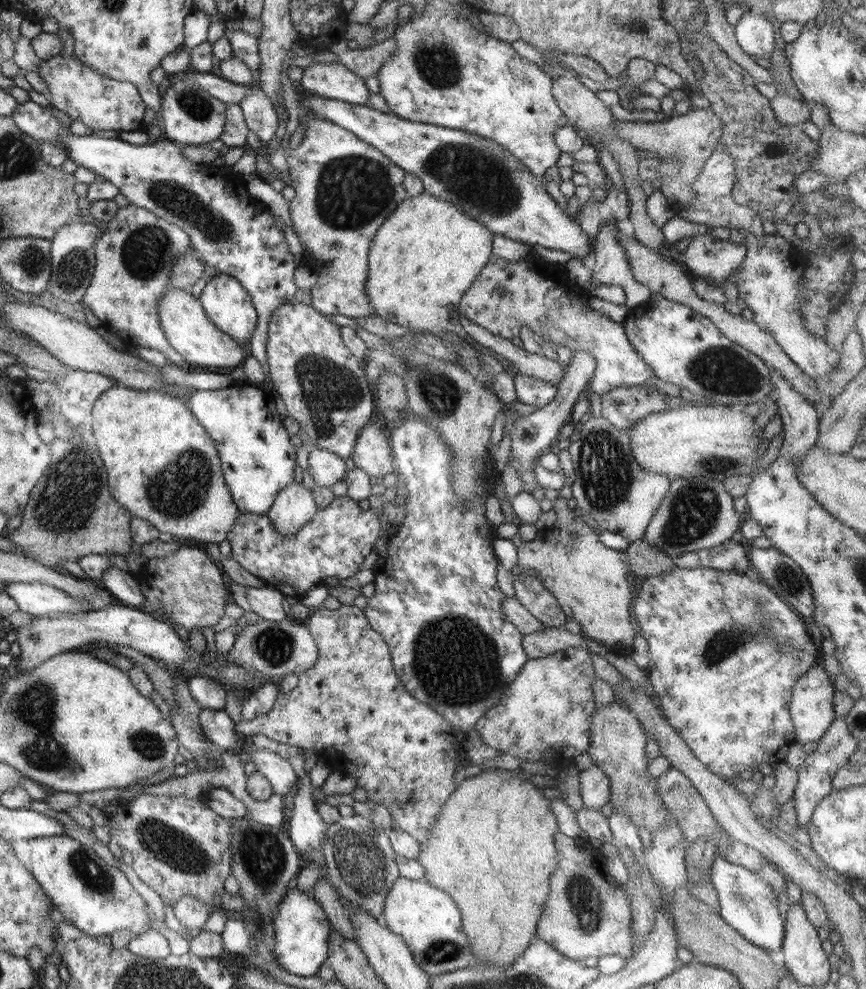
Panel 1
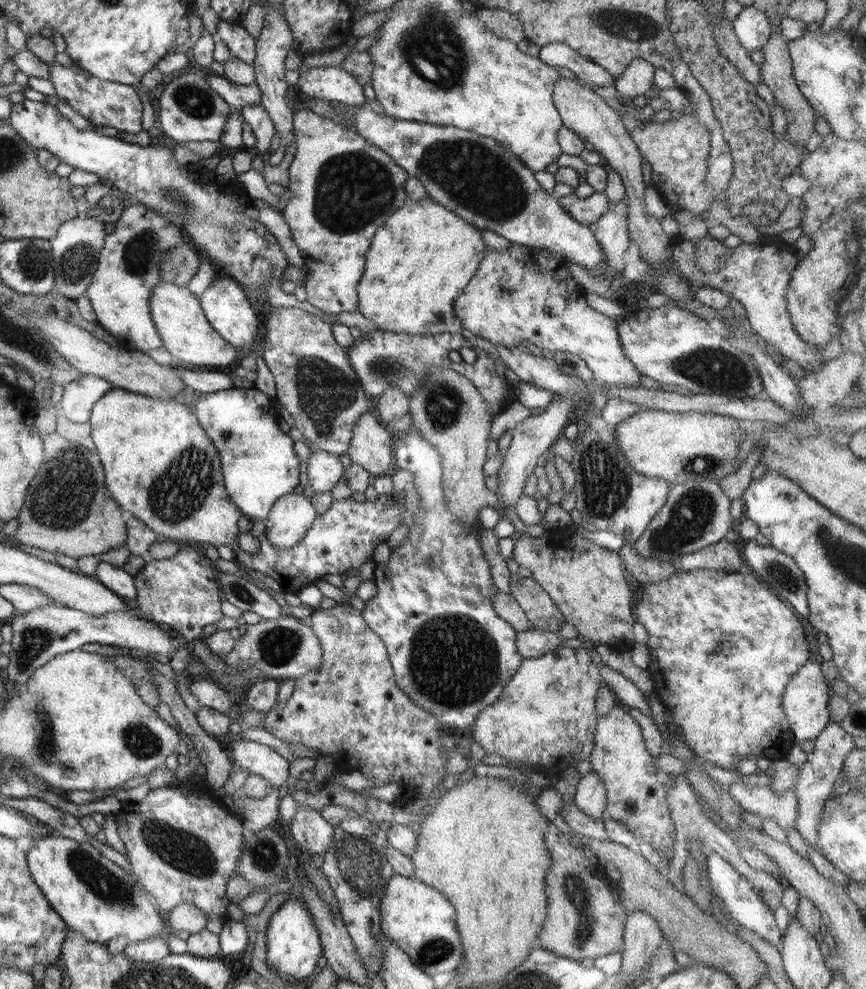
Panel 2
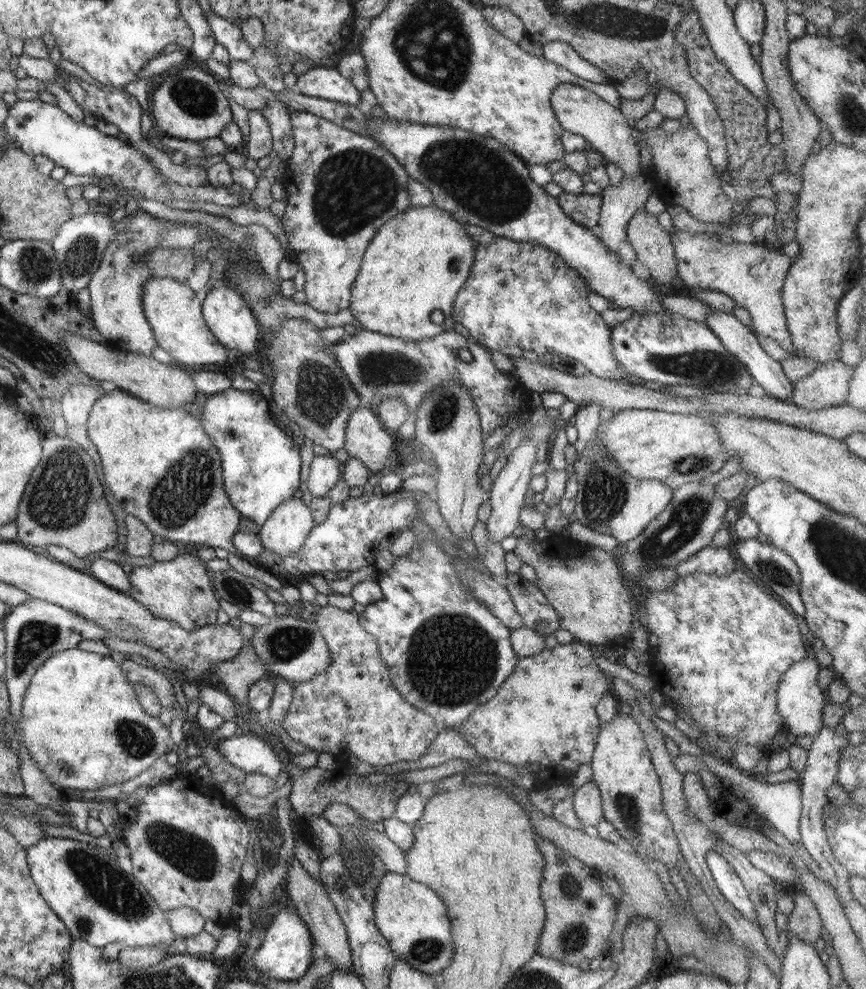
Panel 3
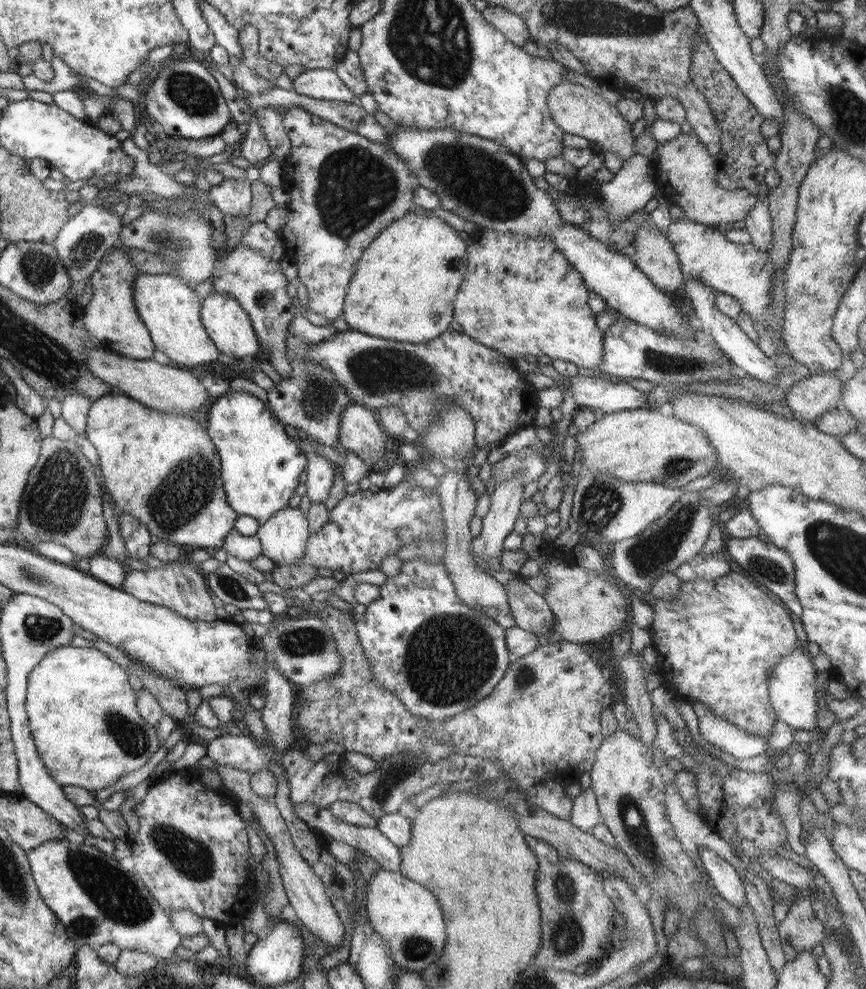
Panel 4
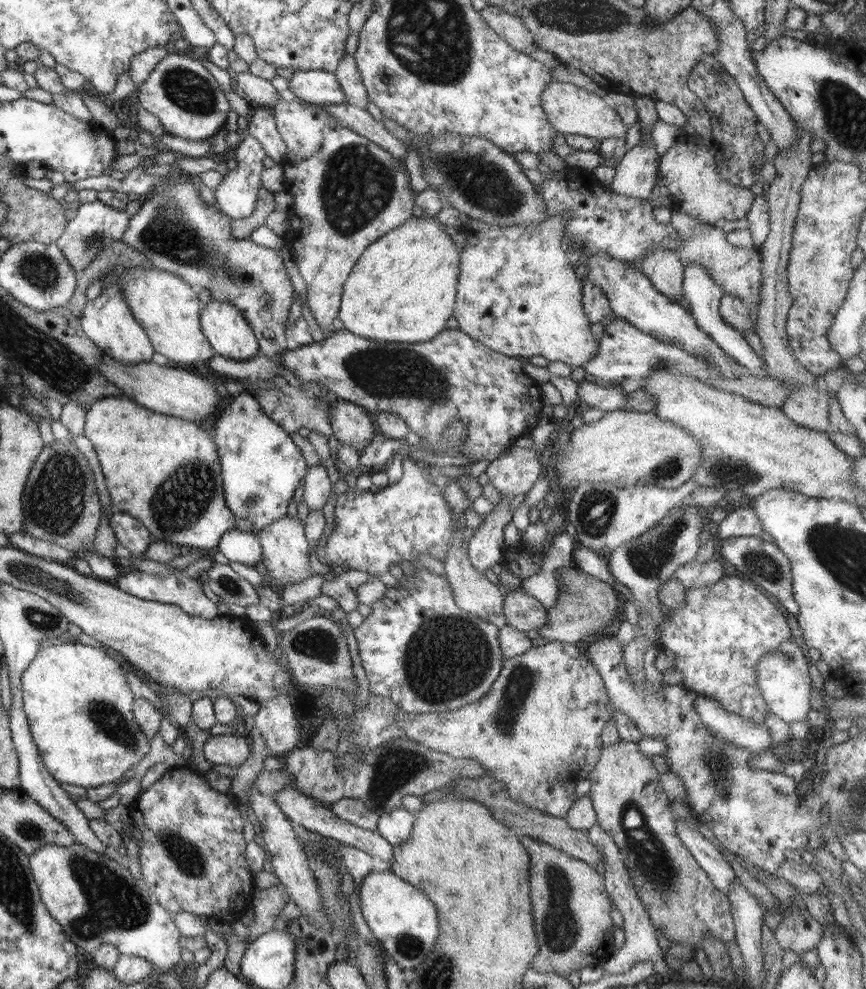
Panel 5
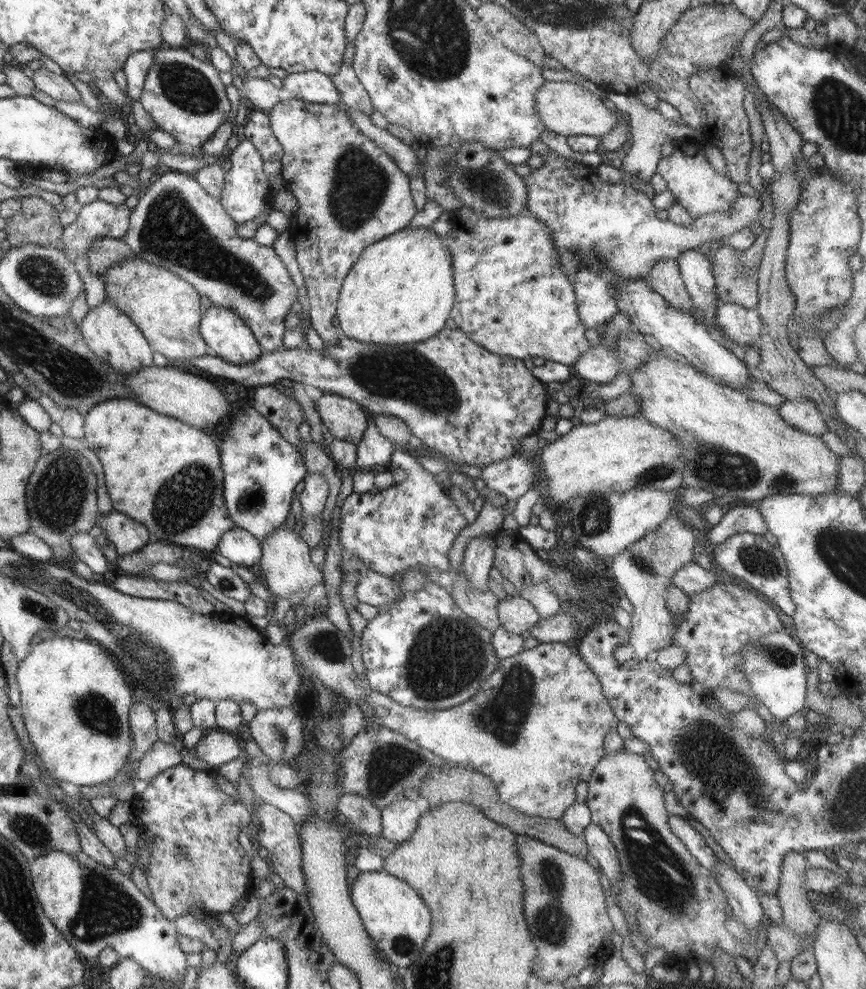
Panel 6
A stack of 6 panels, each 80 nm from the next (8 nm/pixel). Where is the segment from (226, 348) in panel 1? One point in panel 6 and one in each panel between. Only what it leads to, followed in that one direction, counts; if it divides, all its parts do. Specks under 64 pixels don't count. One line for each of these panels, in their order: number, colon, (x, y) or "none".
2: (186, 333)
3: (173, 310)
4: (170, 310)
5: (168, 309)
6: (167, 309)

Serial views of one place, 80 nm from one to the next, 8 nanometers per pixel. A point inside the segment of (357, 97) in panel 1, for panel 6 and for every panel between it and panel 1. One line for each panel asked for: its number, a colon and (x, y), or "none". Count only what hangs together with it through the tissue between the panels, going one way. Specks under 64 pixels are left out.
2: (328, 83)
3: (320, 82)
4: (323, 85)
5: (319, 87)
6: (313, 86)

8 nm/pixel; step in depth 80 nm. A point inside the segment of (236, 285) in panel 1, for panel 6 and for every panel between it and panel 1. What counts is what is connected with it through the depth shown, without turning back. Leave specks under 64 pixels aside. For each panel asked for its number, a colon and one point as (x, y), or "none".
2: (227, 306)
3: (228, 317)
4: (227, 324)
5: (225, 328)
6: (226, 334)

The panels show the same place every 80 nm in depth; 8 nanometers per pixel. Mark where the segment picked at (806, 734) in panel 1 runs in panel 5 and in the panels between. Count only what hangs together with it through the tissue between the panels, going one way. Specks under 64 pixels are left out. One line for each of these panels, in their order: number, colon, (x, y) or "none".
2: (805, 700)
3: (799, 700)
4: (792, 684)
5: (782, 676)

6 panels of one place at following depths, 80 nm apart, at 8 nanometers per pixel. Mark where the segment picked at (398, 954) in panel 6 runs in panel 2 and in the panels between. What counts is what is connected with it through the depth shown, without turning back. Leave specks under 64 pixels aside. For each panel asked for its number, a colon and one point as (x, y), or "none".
2: (418, 919)
3: (413, 918)
4: (409, 918)
5: (404, 920)

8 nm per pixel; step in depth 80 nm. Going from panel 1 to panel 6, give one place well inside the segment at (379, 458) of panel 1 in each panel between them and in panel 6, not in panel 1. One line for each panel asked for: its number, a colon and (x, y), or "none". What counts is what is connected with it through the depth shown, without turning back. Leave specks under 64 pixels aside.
2: (371, 446)
3: (367, 440)
4: (360, 432)
5: (352, 425)
6: (346, 419)

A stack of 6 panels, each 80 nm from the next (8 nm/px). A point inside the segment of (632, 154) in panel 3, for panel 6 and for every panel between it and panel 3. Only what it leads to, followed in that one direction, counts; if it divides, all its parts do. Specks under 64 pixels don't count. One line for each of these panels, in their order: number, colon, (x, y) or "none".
4: (576, 110)
5: (569, 109)
6: (568, 109)

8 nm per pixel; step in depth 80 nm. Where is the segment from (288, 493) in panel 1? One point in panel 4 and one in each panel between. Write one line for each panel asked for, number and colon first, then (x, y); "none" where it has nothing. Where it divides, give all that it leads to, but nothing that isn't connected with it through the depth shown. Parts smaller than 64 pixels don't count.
2: (292, 515)
3: (288, 527)
4: (284, 538)

